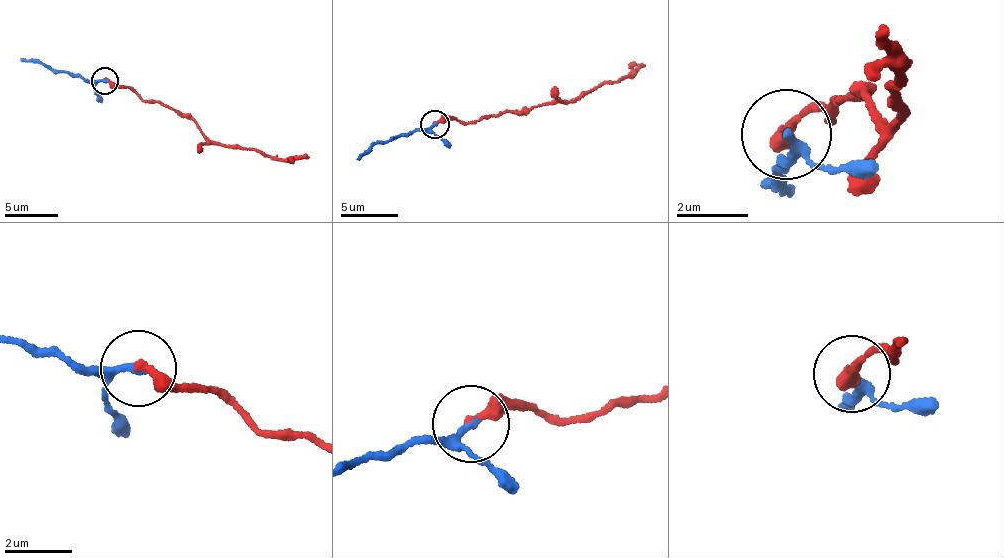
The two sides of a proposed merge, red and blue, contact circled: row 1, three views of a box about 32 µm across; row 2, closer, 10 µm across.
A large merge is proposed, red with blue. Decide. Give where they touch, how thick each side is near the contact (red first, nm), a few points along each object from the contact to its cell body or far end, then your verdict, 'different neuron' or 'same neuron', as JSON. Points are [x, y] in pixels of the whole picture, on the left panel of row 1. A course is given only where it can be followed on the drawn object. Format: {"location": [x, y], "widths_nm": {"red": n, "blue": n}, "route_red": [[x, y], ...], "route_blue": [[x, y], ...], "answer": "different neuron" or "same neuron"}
{"location": [105, 80], "widths_nm": {"red": 320, "blue": 170}, "route_red": [[105, 80], [134, 89], [145, 100], [180, 111], [210, 141], [283, 159], [308, 155]], "route_blue": [[105, 80], [83, 78], [20, 59]], "answer": "same neuron"}

